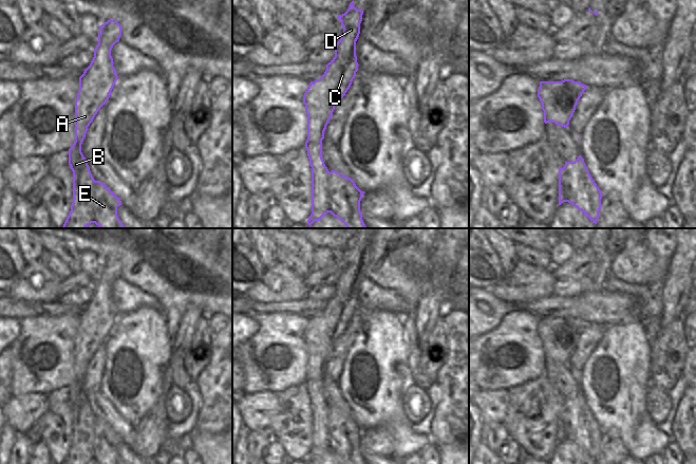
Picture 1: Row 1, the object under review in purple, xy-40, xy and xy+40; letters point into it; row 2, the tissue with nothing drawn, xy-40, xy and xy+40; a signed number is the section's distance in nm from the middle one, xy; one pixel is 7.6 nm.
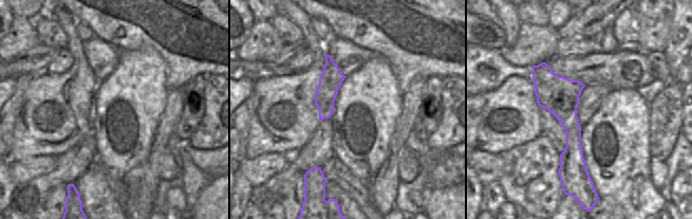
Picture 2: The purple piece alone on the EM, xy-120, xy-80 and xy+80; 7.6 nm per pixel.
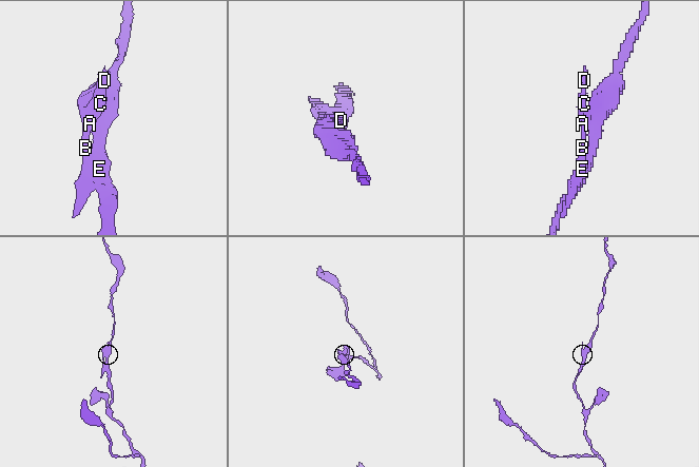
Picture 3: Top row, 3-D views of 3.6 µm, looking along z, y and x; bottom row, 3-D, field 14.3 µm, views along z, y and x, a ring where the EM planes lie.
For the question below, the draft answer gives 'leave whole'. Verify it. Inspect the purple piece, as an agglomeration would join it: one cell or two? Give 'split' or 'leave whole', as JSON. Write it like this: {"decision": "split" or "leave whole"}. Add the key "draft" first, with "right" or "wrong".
{"draft": "wrong", "decision": "split"}

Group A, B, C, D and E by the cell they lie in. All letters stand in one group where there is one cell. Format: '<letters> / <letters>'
A B C D / E

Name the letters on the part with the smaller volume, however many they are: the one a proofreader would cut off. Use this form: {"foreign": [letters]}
{"foreign": ["A", "B", "C", "D"]}

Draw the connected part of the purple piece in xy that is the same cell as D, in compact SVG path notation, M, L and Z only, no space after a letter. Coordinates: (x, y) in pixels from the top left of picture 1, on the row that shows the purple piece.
M354 0L351 2L347 11L338 16L343 27L343 34L335 47L335 57L326 64L324 74L314 82L308 85L307 106L307 140L305 148L312 167L312 214L307 220L309 227L315 221L322 219L327 212L331 212L331 197L328 194L328 175L330 171L322 159L322 140L324 131L333 115L335 106L343 98L350 89L353 79L358 70L356 56L356 41L360 34L360 23L362 21L363 11L354 6Z

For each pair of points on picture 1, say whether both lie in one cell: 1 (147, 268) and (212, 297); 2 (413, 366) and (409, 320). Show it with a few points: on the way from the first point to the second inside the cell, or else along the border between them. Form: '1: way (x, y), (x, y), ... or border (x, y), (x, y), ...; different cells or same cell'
1: way (163, 278), (174, 290), (196, 294); same cell
2: way (413, 354), (412, 335), (410, 332); same cell

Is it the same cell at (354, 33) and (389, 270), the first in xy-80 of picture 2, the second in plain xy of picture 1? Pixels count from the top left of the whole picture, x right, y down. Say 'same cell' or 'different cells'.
same cell

